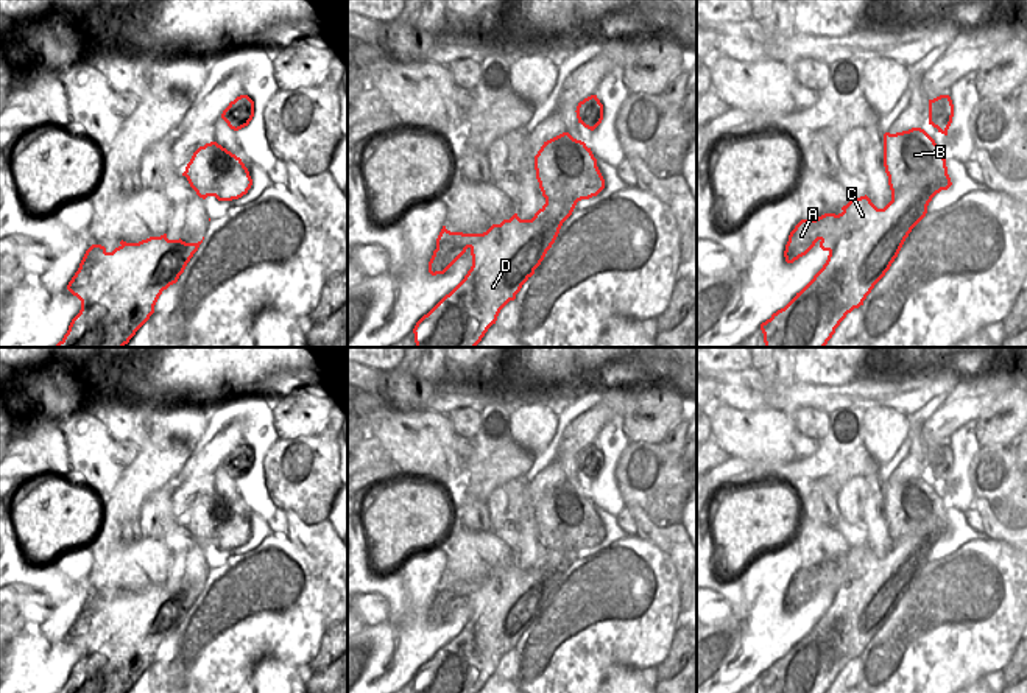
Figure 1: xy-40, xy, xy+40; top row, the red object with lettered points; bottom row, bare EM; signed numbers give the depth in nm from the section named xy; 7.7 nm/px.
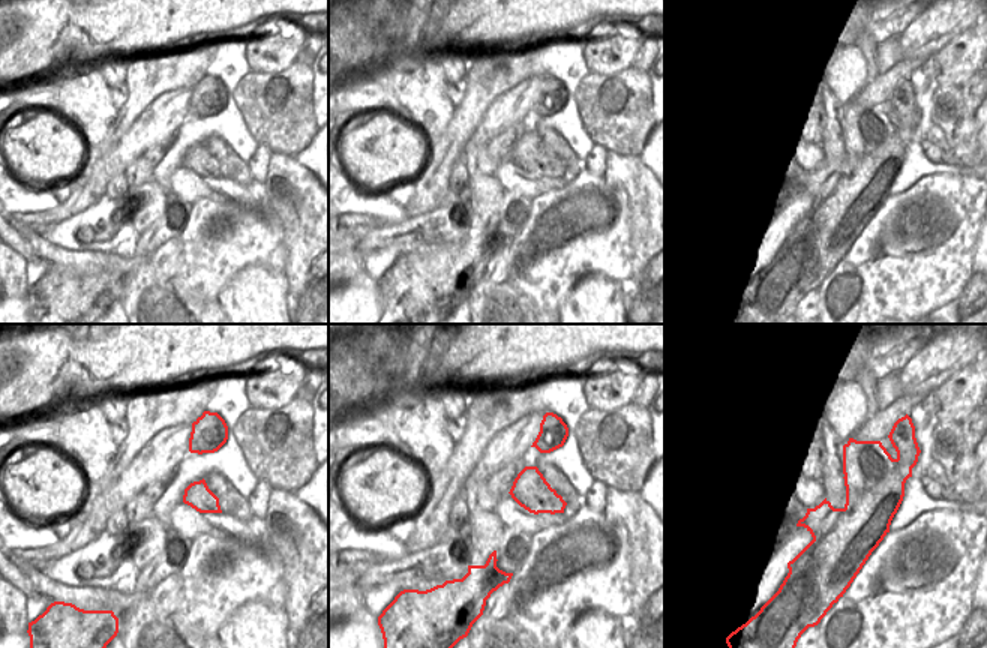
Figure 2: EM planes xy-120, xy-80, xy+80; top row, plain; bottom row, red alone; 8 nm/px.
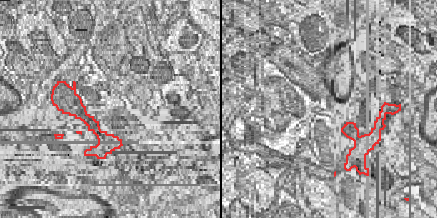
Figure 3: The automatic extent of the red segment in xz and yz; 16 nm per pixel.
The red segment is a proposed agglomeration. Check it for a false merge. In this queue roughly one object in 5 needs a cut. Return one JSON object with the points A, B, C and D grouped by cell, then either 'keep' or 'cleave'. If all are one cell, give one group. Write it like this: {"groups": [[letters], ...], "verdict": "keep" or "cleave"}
{"groups": [["A", "B", "C", "D"]], "verdict": "keep"}

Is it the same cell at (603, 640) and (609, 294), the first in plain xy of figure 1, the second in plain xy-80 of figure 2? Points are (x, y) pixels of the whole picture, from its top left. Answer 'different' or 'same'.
different

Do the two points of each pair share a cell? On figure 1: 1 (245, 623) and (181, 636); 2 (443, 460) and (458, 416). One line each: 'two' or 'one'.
1: two
2: two

